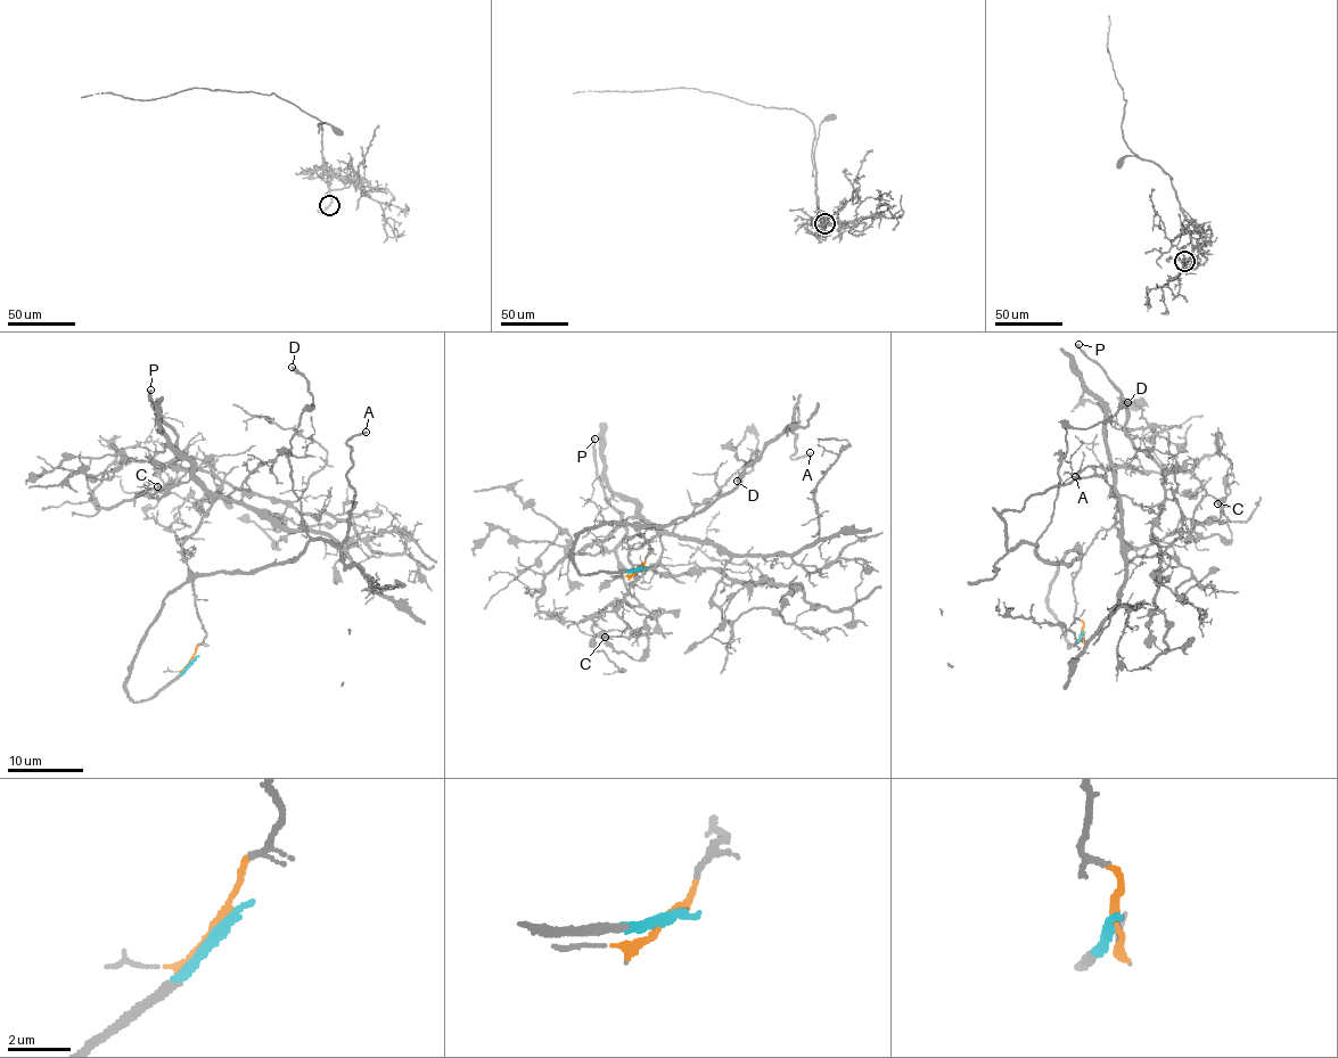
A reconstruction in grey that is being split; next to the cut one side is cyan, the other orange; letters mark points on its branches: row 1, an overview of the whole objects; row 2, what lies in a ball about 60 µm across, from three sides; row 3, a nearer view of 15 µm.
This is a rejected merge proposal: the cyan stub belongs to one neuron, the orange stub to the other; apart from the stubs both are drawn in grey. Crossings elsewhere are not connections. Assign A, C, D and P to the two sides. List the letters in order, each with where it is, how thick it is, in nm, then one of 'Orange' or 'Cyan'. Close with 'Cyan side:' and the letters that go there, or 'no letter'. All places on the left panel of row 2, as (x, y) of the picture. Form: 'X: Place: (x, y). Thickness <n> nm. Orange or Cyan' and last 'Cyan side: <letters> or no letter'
A: Place: (366, 432). Thickness 220 nm. Cyan
C: Place: (157, 486). Thickness 200 nm. Orange
D: Place: (292, 367). Thickness 320 nm. Cyan
P: Place: (150, 390). Thickness 280 nm. Orange
Cyan side: A, D

